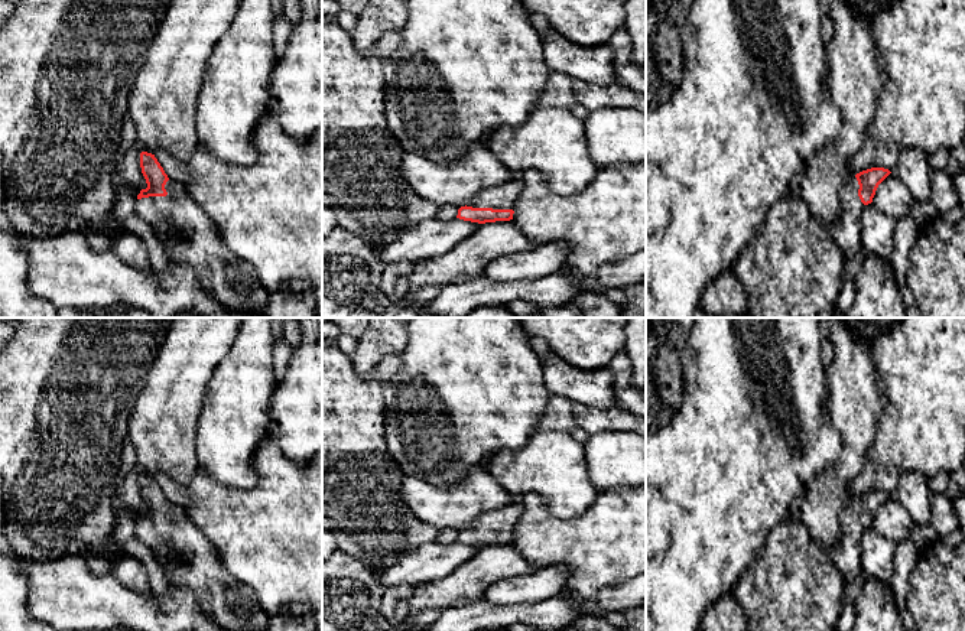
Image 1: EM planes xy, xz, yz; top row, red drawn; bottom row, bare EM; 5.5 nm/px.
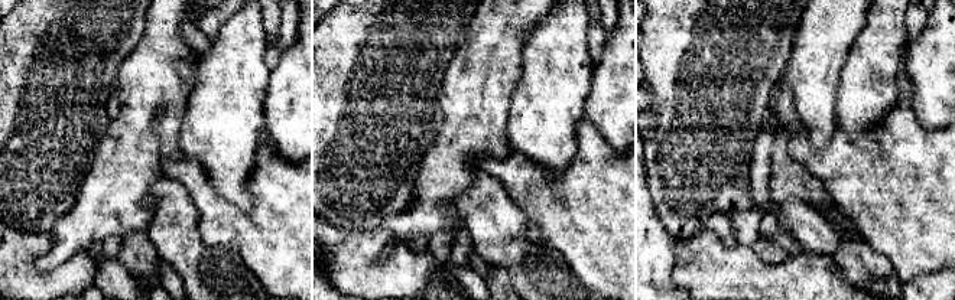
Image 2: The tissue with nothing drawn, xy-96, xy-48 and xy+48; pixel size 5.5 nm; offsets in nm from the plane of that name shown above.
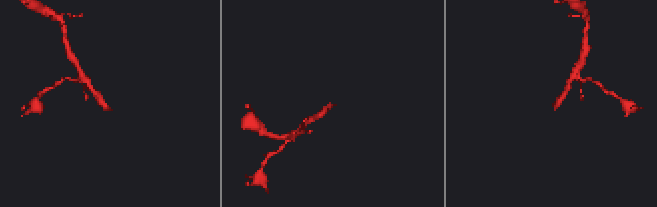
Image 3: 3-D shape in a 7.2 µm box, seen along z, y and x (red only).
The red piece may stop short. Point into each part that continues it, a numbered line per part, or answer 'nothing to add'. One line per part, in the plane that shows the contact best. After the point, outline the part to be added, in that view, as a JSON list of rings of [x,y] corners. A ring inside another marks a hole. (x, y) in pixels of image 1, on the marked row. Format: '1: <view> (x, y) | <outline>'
1: xz (504, 197) | [[[520,178],[509,180],[501,186],[493,186],[481,191],[467,206],[493,208],[493,209],[514,209],[516,201],[523,189]]]

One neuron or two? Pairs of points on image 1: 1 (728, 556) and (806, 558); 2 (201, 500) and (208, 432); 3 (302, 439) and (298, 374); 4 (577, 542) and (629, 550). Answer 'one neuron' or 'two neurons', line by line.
1: two neurons
2: two neurons
3: one neuron
4: one neuron

